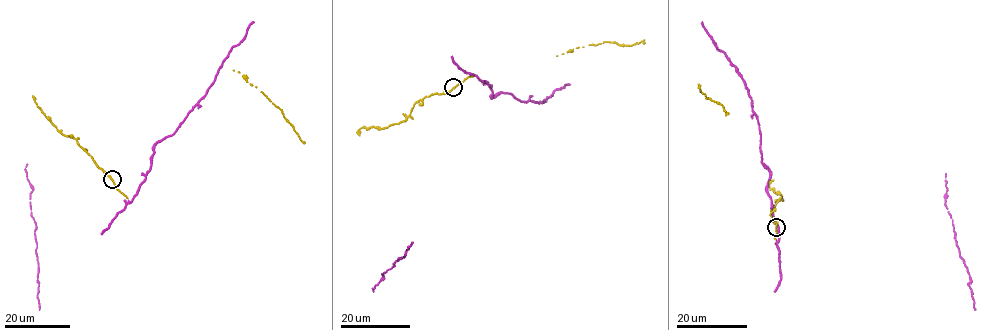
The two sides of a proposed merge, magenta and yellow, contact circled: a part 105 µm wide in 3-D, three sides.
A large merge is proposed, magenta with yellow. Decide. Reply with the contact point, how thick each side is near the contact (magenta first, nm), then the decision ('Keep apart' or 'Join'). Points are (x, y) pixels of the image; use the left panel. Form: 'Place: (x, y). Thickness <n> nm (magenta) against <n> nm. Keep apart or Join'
Place: (112, 179). Thickness 70 nm (magenta) against 200 nm. Join

